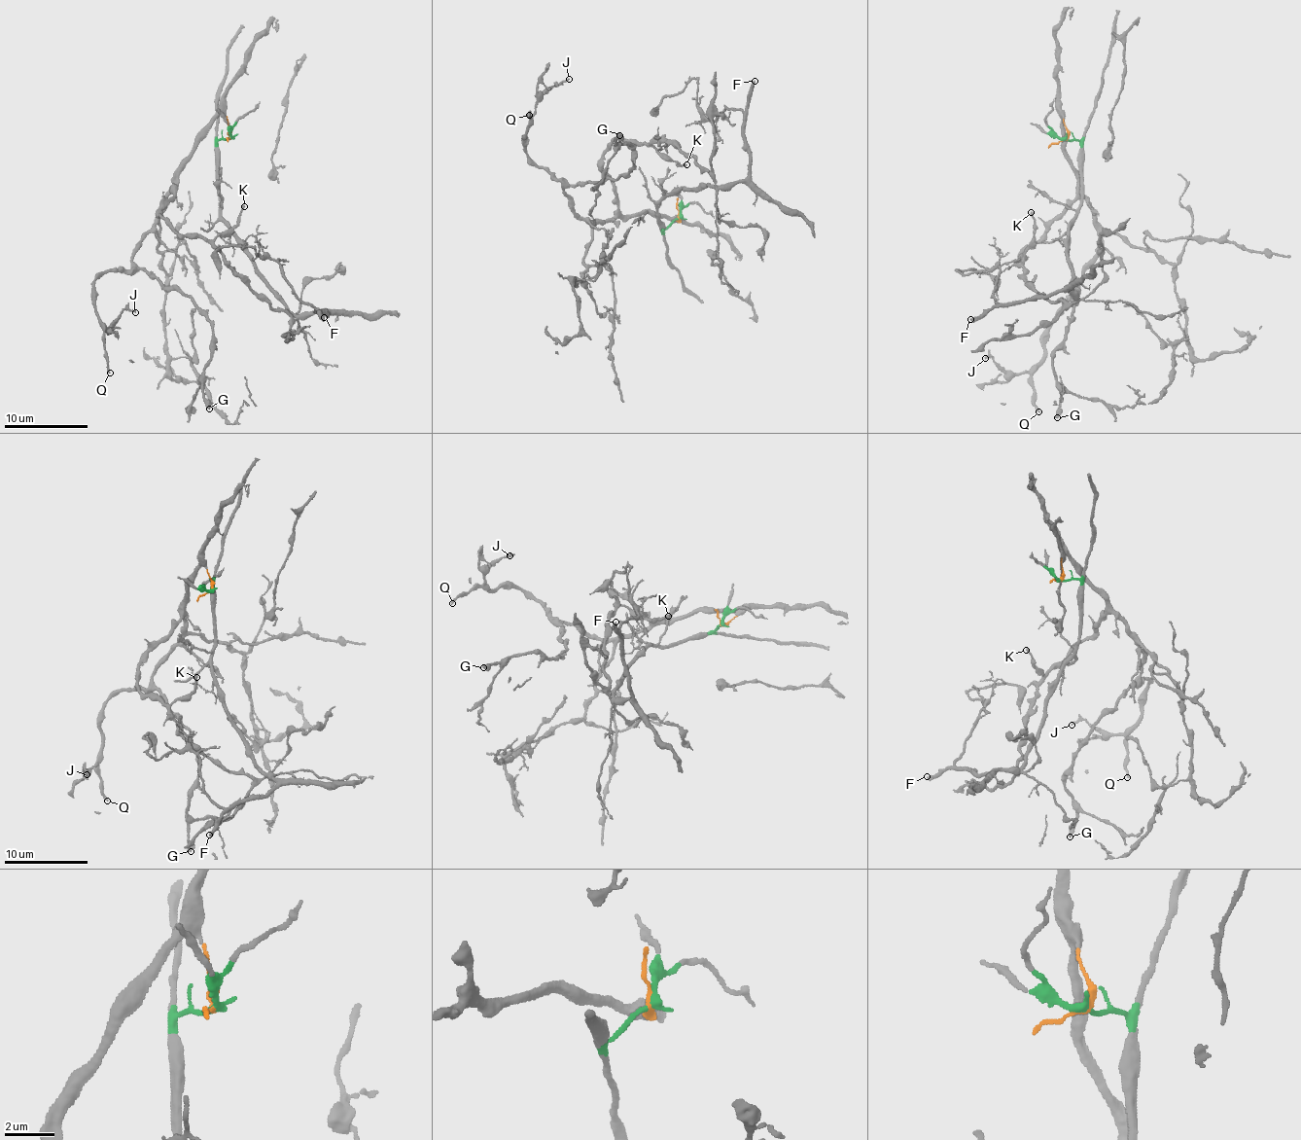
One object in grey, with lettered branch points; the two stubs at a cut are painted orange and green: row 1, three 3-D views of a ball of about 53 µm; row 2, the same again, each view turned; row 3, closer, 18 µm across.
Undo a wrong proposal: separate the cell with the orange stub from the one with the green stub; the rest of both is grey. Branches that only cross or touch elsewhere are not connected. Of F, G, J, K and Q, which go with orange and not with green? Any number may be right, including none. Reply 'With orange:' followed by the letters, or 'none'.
With orange: G, J, K, Q

